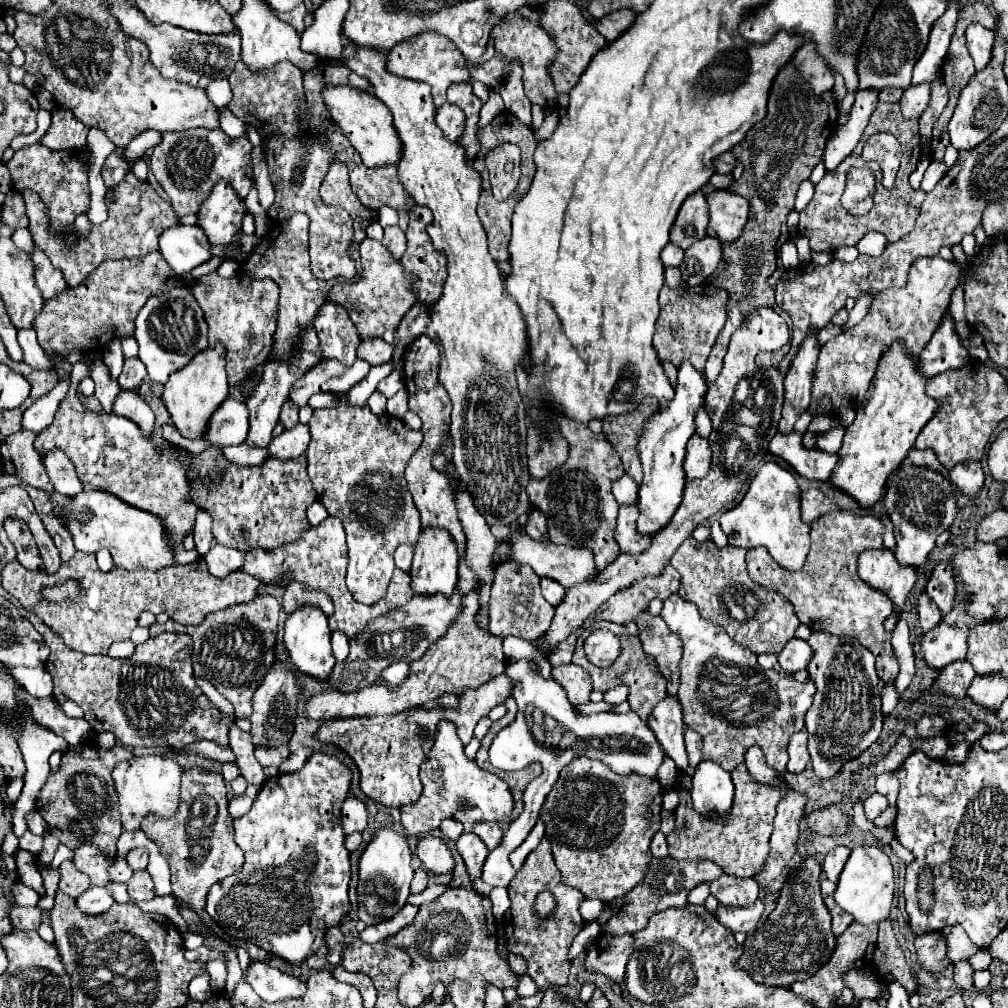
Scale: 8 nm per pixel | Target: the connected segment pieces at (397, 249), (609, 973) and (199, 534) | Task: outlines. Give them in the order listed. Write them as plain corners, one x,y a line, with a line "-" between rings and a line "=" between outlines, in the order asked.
398,226
384,228
382,244
392,252
392,258
394,260
400,260
402,254
404,254
404,250
406,250
406,234
=
632,934
606,938
606,943
600,943
602,946
588,948
584,958
584,970
604,974
610,982
622,982
628,952
632,952
=
198,510
196,528
194,528
194,550
198,552
200,560
210,552
212,542
214,542
214,538
212,538
212,518
204,510

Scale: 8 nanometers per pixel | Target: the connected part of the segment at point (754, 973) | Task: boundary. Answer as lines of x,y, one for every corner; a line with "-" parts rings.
812,856
804,858
800,866
790,870
774,910
766,922
758,926
750,938
746,938
738,966
746,970
754,982
788,988
796,980
806,980
816,974
816,970
828,962
836,936
830,930
830,912
820,894
820,872
822,866

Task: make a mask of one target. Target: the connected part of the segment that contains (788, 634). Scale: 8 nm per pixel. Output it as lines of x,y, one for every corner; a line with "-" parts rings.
688,538
680,544
670,564
680,574
678,594
688,602
694,602
704,620
722,626
734,642
750,648
754,654
778,654
786,642
794,638
800,622
796,620
794,608
786,598
782,598
776,590
754,582
742,590
742,572
746,572
744,548
716,548
712,540
696,542
694,538

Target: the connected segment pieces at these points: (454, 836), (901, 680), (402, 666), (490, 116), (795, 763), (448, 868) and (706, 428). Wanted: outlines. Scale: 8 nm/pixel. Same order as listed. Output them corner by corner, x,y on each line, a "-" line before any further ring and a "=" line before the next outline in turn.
442,820
438,828
440,828
440,832
444,832
444,836
448,840
458,840
462,834
462,824
456,820
=
902,618
892,632
892,646
894,646
894,652
900,662
900,674
896,678
896,692
900,694
900,698
904,696
904,690
908,688
908,684
912,682
912,676
914,676
914,652
912,652
908,638
910,638
908,624
=
394,662
388,668
384,668
384,672
380,672
380,678
390,682
390,684
400,684
400,680
404,680
406,674
408,674
408,664
406,662
=
490,92
490,98
488,102
482,106
482,112
480,112
480,122
478,126
484,128
486,124
490,124
500,112
504,110
504,102
500,100
500,94
498,92
=
800,730
800,732
790,736
788,754
790,754
790,760
788,760
786,770
792,772
792,774
804,772
804,768
806,768
806,764
810,760
810,754
808,754
808,748
806,748
806,732
804,730
=
424,836
416,846
416,856
422,860
424,868
432,874
448,874
454,870
454,858
442,838
=
700,408
700,412
696,414
696,432
700,434
700,436
704,436
704,438
708,438
710,436
710,420
708,420
708,414
704,412
704,408

